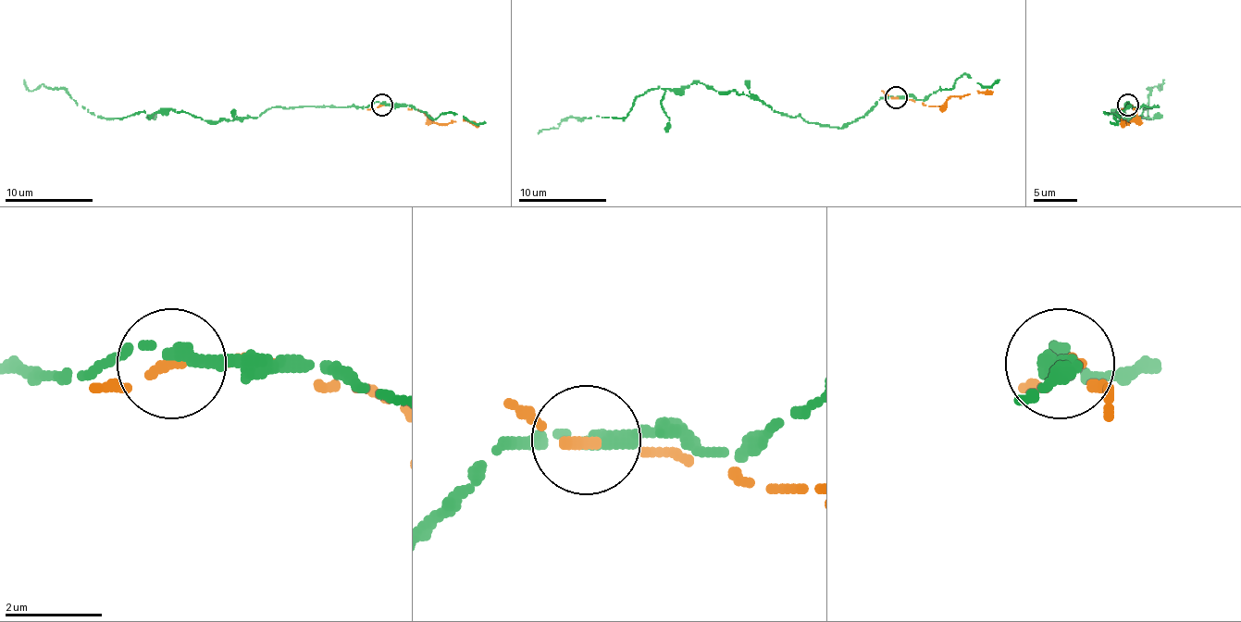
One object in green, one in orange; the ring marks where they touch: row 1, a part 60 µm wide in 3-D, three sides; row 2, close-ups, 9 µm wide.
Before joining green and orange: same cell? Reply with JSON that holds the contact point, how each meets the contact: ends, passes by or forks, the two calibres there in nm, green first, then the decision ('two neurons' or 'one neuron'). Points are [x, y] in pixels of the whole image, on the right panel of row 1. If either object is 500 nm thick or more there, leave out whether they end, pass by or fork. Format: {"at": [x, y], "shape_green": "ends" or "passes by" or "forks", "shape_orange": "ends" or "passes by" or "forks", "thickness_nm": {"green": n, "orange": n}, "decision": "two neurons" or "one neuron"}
{"at": [1127, 105], "shape_green": "passes by", "shape_orange": "passes by", "thickness_nm": {"green": 260, "orange": 160}, "decision": "two neurons"}

